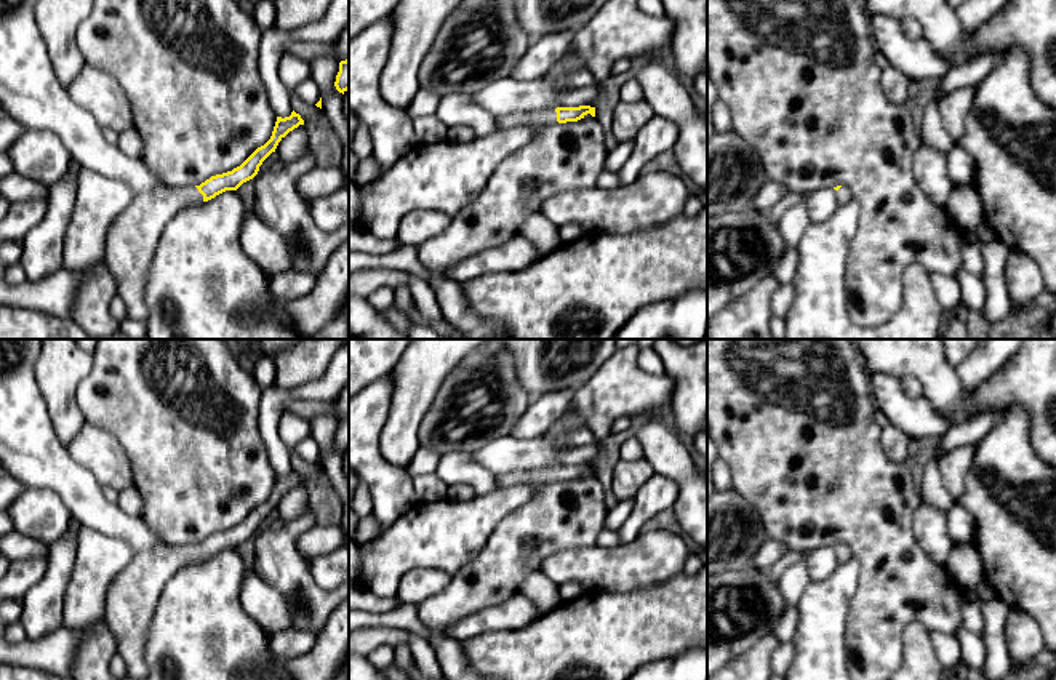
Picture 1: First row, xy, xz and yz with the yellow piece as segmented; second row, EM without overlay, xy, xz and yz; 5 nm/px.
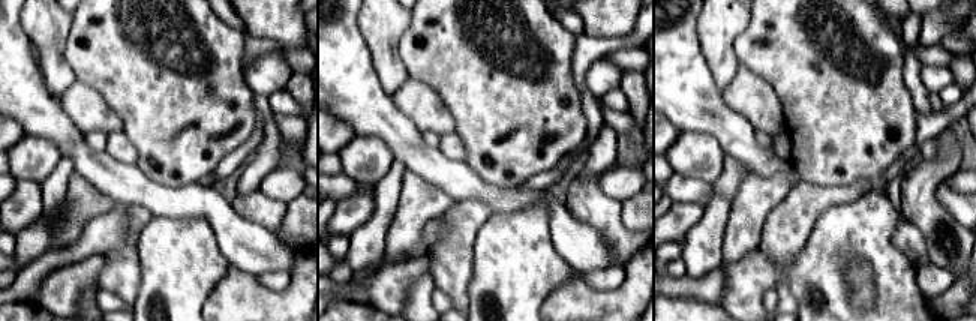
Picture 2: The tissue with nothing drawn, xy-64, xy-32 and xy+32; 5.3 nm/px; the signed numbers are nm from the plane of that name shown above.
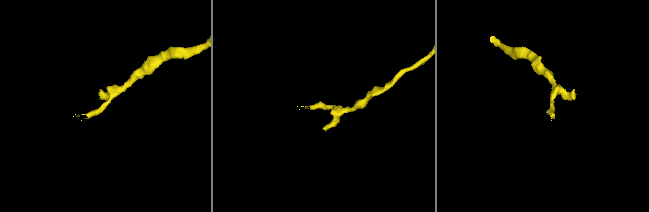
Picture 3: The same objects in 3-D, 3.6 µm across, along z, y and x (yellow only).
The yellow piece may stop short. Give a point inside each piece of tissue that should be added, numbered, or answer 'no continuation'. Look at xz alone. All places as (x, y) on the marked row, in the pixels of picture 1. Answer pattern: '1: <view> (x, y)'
1: xz (546, 116)

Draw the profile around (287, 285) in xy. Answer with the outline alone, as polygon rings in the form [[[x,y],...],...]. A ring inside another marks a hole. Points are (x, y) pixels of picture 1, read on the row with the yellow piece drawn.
[[[286,270],[269,277],[269,290],[283,301],[307,294],[315,285],[317,277],[307,272]]]

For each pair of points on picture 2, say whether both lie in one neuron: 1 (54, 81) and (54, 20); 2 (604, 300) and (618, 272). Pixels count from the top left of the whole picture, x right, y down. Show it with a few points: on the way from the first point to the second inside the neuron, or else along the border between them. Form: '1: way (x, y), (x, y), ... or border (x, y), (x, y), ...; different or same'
1: way (54, 66), (54, 35); same
2: border (625, 267), (613, 288), (592, 288), (582, 275); different

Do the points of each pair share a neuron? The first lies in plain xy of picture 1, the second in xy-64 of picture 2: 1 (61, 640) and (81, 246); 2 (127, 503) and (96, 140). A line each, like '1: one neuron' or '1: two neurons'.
1: two neurons
2: two neurons

